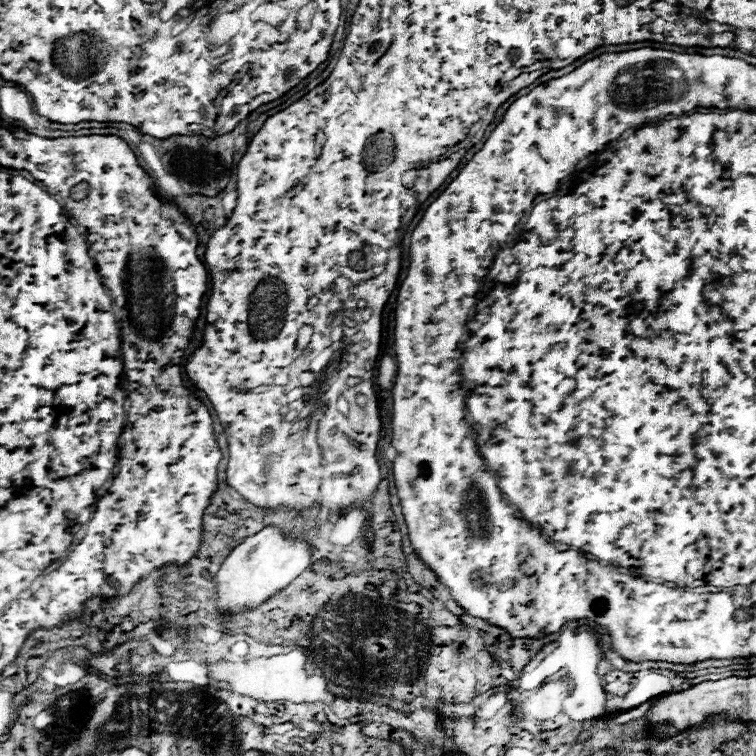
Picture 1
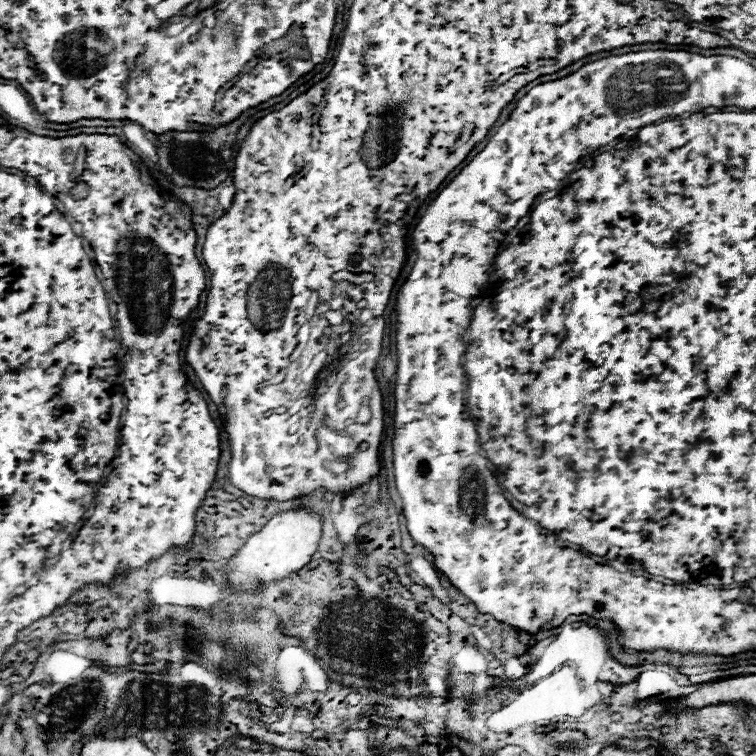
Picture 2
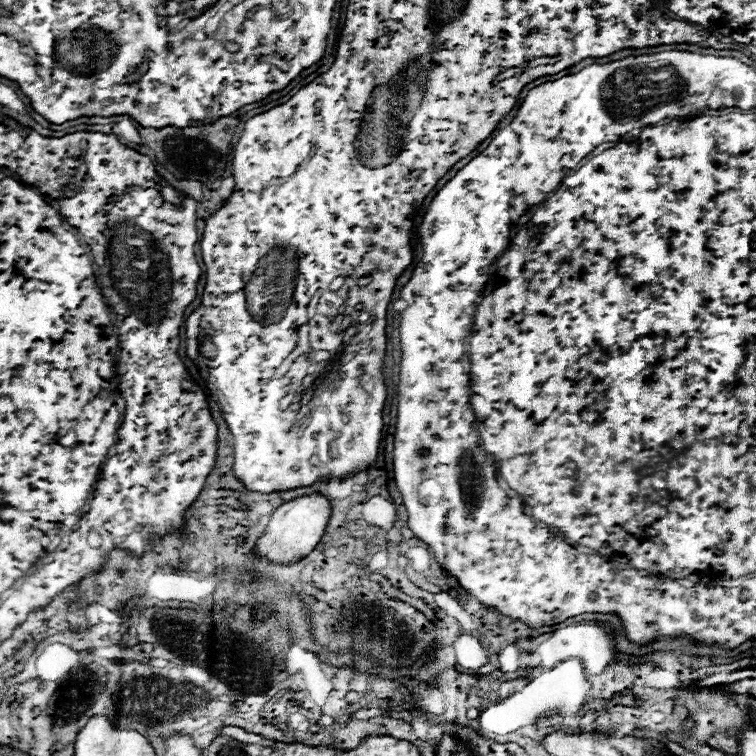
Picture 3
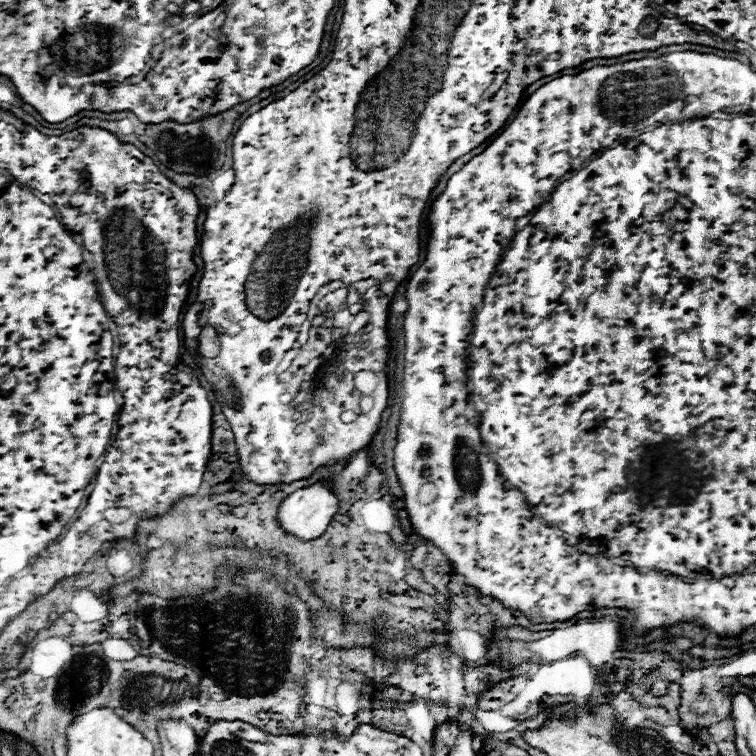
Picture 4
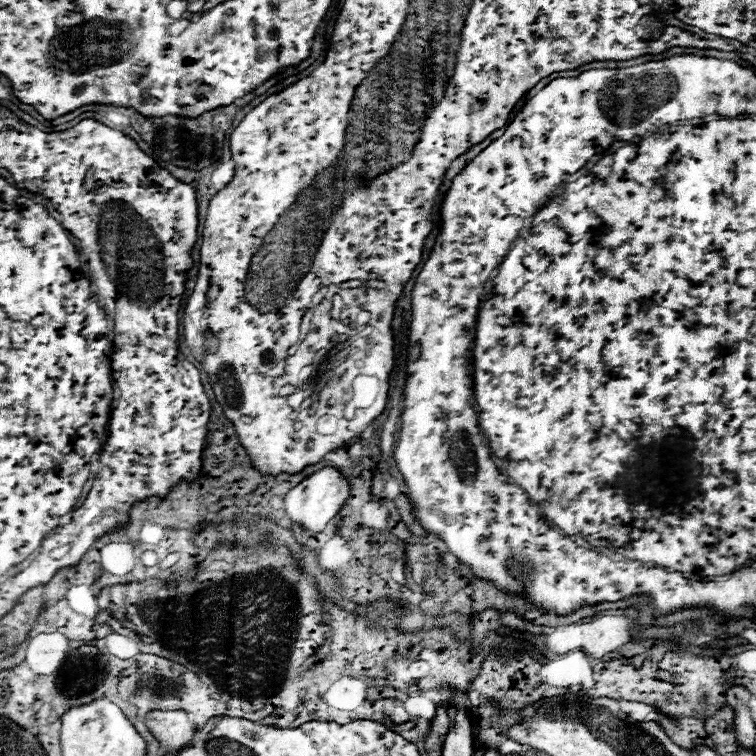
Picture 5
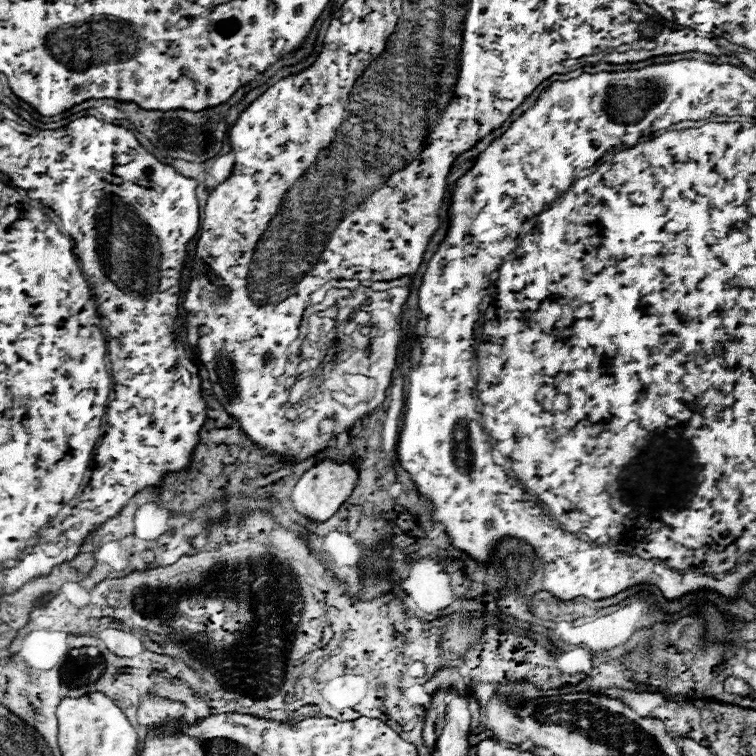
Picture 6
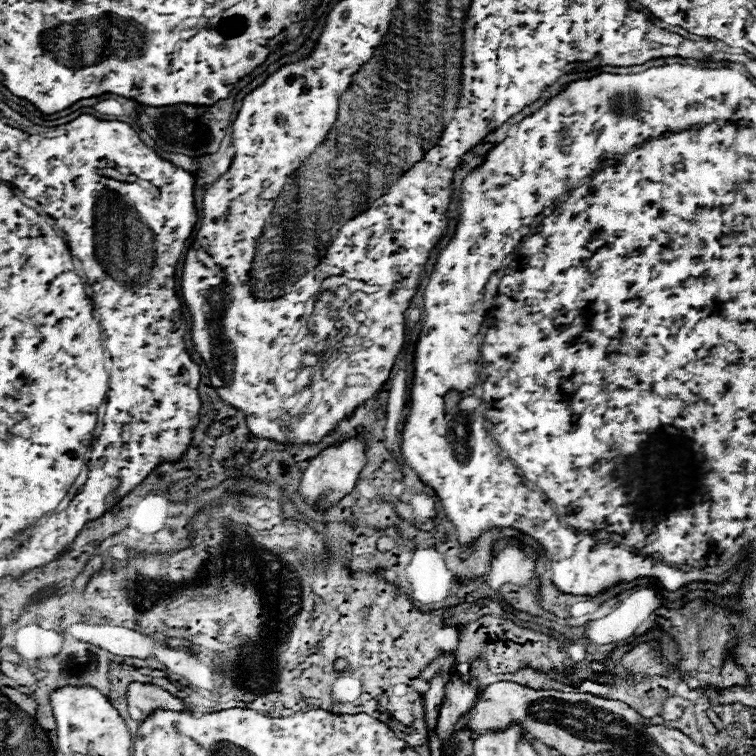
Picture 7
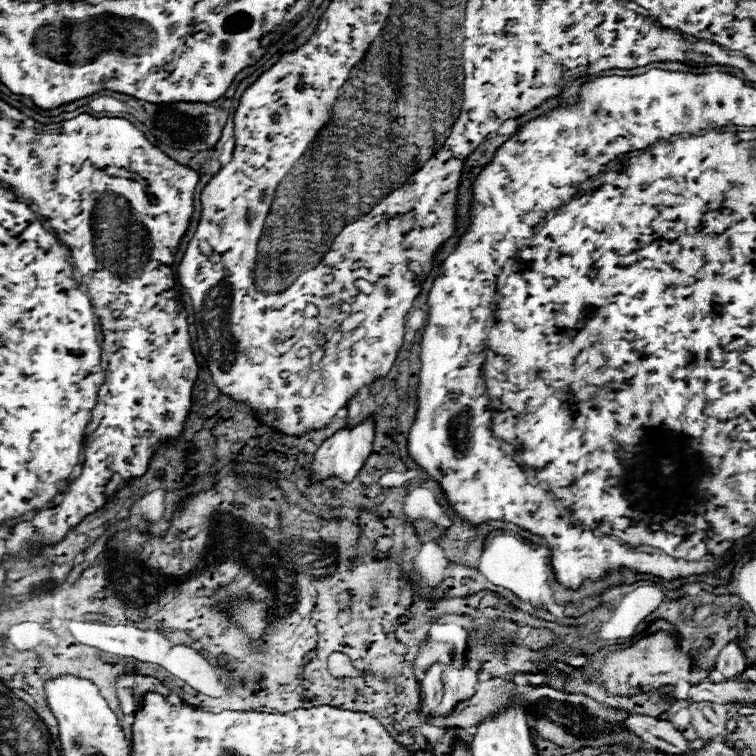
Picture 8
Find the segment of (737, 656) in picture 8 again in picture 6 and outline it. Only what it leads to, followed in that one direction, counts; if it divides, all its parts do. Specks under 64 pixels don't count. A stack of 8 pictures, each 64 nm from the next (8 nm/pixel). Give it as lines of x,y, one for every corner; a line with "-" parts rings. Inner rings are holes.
726,678
726,682
724,682
724,692
726,694
730,694
730,696
734,696
734,698
746,698
752,690
750,690
750,686
746,684
746,682
742,682
742,680
738,680
738,678

